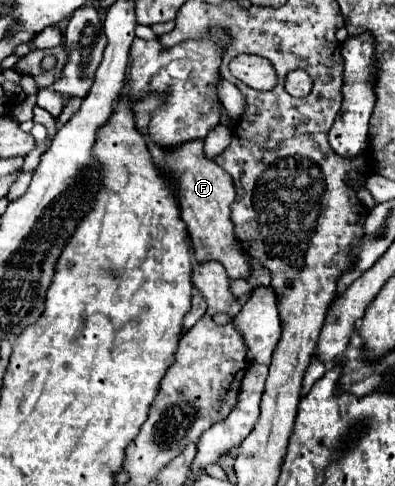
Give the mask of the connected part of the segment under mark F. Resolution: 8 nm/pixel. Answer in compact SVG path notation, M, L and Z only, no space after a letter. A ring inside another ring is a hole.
M204 142L182 144L174 150L162 150L156 144L150 144L150 154L156 160L156 164L166 170L166 174L172 178L176 186L182 220L188 226L190 240L194 244L196 262L198 264L220 262L226 268L230 280L236 280L236 278L248 280L250 258L246 256L246 250L236 238L234 222L230 220L230 204L234 202L234 196L236 196L232 176L226 174L214 160L208 160L204 156Z

